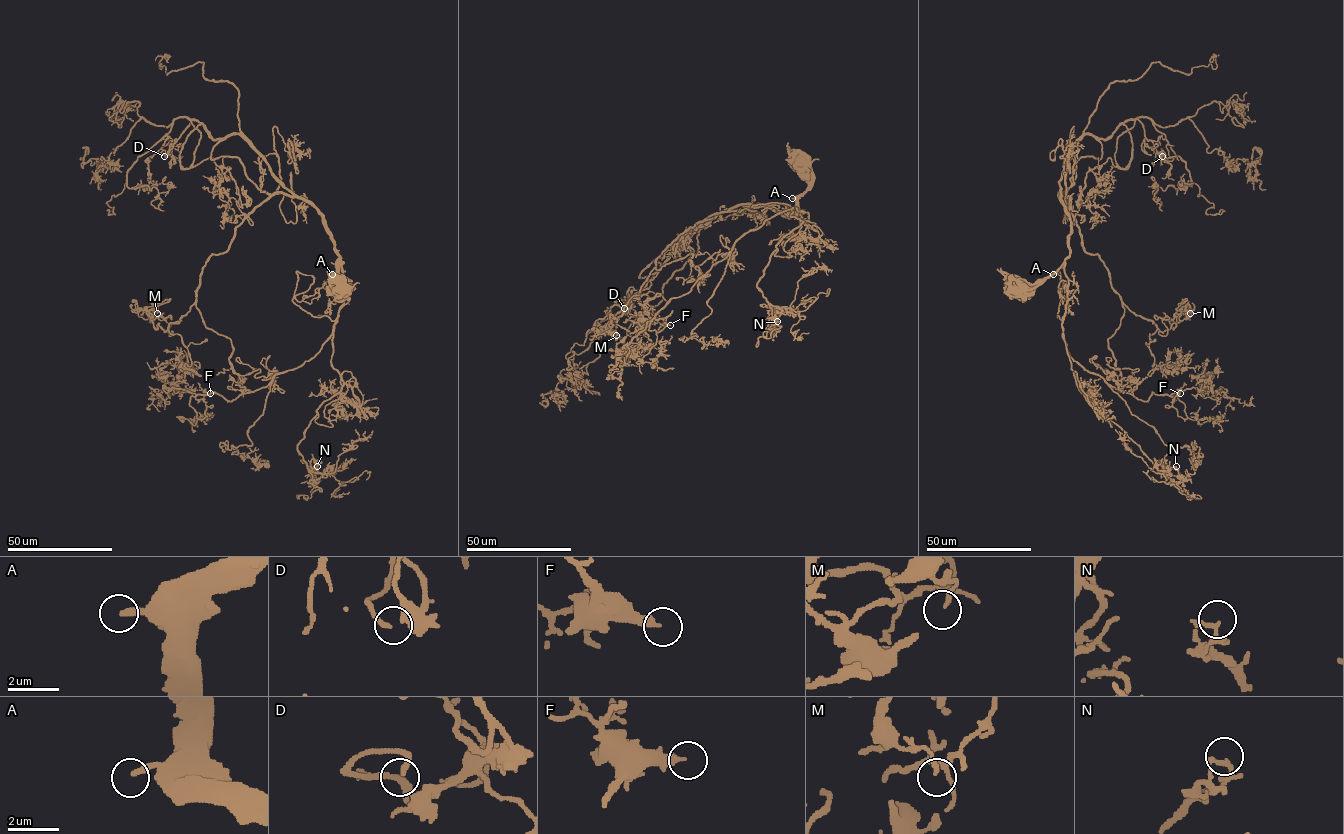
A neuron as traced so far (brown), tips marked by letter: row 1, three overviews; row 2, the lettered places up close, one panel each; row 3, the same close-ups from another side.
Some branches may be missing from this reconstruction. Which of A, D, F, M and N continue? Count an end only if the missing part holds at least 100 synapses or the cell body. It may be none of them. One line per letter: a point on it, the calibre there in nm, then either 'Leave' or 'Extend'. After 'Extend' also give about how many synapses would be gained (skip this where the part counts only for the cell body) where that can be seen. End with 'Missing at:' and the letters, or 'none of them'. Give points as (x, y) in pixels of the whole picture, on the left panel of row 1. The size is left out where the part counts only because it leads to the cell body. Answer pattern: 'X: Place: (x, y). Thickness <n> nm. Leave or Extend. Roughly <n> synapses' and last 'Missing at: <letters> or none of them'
A: Place: (332, 274). Thickness 240 nm. Leave
D: Place: (164, 156). Thickness 110 nm. Extend. Roughly 140 synapses
F: Place: (210, 393). Thickness 200 nm. Extend. Roughly 350 synapses
M: Place: (157, 313). Thickness 140 nm. Leave
N: Place: (317, 466). Thickness 100 nm. Leave
Missing at: D, F

